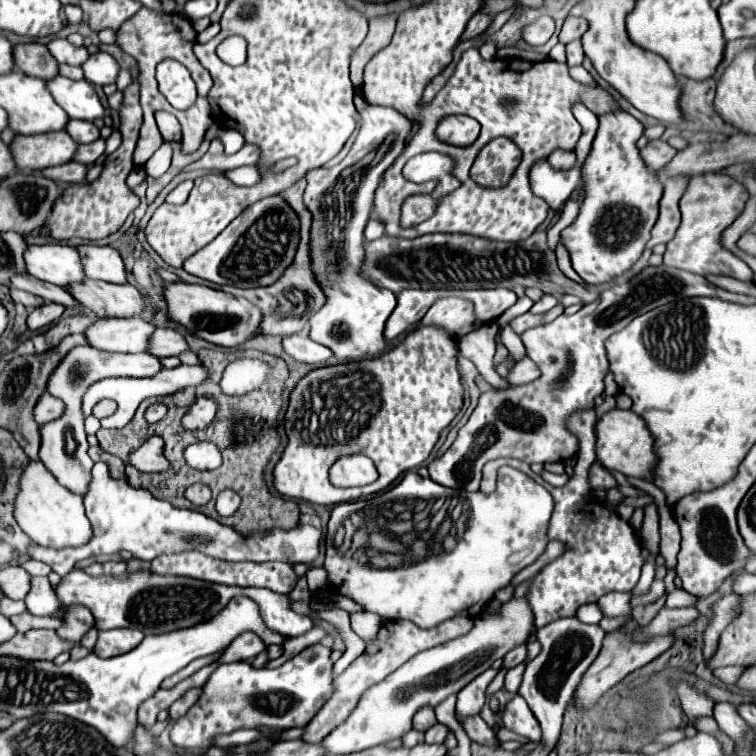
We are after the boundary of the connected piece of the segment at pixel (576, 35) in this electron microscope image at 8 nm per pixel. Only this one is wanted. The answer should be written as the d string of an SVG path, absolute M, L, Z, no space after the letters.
M566 17L564 25L562 25L562 31L560 31L560 43L570 43L574 39L580 39L584 35L584 31L588 29L588 23L580 17Z

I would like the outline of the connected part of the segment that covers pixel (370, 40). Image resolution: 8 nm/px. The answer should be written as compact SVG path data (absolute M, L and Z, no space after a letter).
M382 15L382 17L372 17L370 19L370 31L362 45L352 53L350 57L350 79L354 87L362 85L362 73L364 65L380 51L384 49L394 35L394 25L396 25L396 15Z

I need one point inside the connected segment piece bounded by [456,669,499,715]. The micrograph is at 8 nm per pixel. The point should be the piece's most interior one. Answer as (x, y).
(470, 700)

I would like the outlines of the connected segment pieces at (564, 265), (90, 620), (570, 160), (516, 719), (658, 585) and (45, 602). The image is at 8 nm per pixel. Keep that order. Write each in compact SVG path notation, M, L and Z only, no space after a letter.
M562 243L558 245L558 267L560 267L560 271L568 277L568 279L572 279L572 281L576 281L576 283L580 283L580 285L584 285L584 281L580 279L580 275L576 275L574 271L572 271L572 265L570 265L570 257L568 257L568 251L562 247Z
M74 605L74 607L68 607L64 625L56 633L60 633L60 639L68 639L70 643L76 643L92 627L94 627L94 617L92 617L90 609L82 607L82 605Z
M556 149L556 151L548 157L548 163L550 163L552 169L568 171L568 167L574 167L574 165L576 165L576 155L574 155L574 151Z
M516 695L508 705L506 705L506 711L504 711L504 725L518 733L518 735L524 735L528 737L530 741L540 741L540 723L538 719L532 715L530 707L526 705L526 701Z
M654 581L652 587L650 587L650 591L648 591L648 595L644 595L644 597L640 597L640 599L630 599L630 607L634 609L634 607L638 607L638 605L654 603L654 601L658 601L662 595L664 595L664 581Z
M32 577L30 591L24 597L24 603L30 613L54 613L60 607L48 577Z

